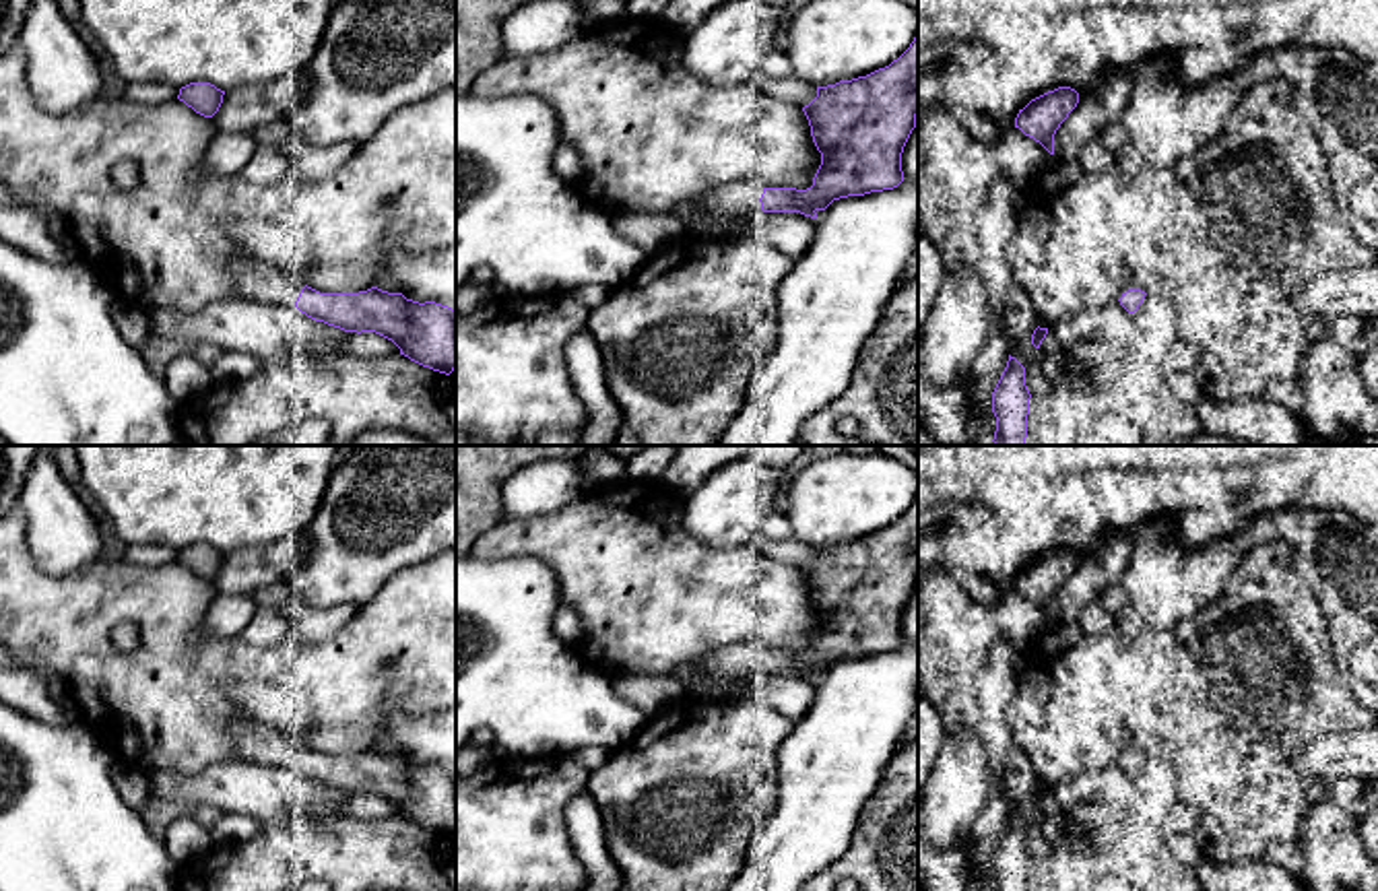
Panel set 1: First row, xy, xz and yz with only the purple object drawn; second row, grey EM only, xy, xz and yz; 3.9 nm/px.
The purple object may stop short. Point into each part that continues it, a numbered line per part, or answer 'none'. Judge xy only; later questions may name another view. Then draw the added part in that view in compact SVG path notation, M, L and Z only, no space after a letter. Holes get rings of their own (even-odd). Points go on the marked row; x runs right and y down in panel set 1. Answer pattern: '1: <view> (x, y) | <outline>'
1: xy (258, 281) | M256 258L231 266L241 297L266 305L295 305L303 280Z

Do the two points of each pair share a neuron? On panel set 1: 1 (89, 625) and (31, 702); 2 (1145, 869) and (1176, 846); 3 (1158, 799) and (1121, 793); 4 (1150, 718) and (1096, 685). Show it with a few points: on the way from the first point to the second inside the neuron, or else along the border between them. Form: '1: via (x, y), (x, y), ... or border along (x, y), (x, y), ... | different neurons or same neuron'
1: border along (21, 665), (42, 671) | different neurons
2: border along (1168, 830), (1168, 850), (1193, 869) | different neurons
3: border along (1131, 776), (1135, 801) | different neurons
4: border along (1125, 712), (1125, 729), (1131, 739) | different neurons

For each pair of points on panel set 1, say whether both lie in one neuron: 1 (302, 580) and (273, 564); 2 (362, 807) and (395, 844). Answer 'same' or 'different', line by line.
1: different
2: different

